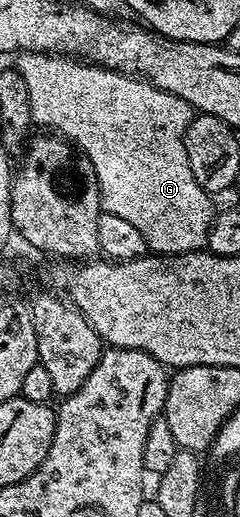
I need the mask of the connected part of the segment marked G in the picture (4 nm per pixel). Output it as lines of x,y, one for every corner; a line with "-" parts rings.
27,51
17,56
16,68
20,76
24,77
24,82
28,85
28,96
31,101
31,117
35,124
47,123
51,132
57,133
63,139
73,141
78,150
92,161
92,169
96,169
96,181
102,194
102,209
108,213
116,213
116,217
124,217
124,221
130,224
144,236
147,248
151,252
160,255
183,255
189,251
201,251
207,246
210,237
210,226
214,223
216,214
215,200
209,191
200,185
196,185
196,177
192,177
192,169
188,169
188,153
184,149
182,138
186,135
186,130
190,120
194,118
196,112
183,99
176,97
167,91
161,91
158,87
144,79
139,79
133,75
121,75
118,71
109,71
106,67
96,67
92,63
79,61
73,57
64,55
47,55
45,51

